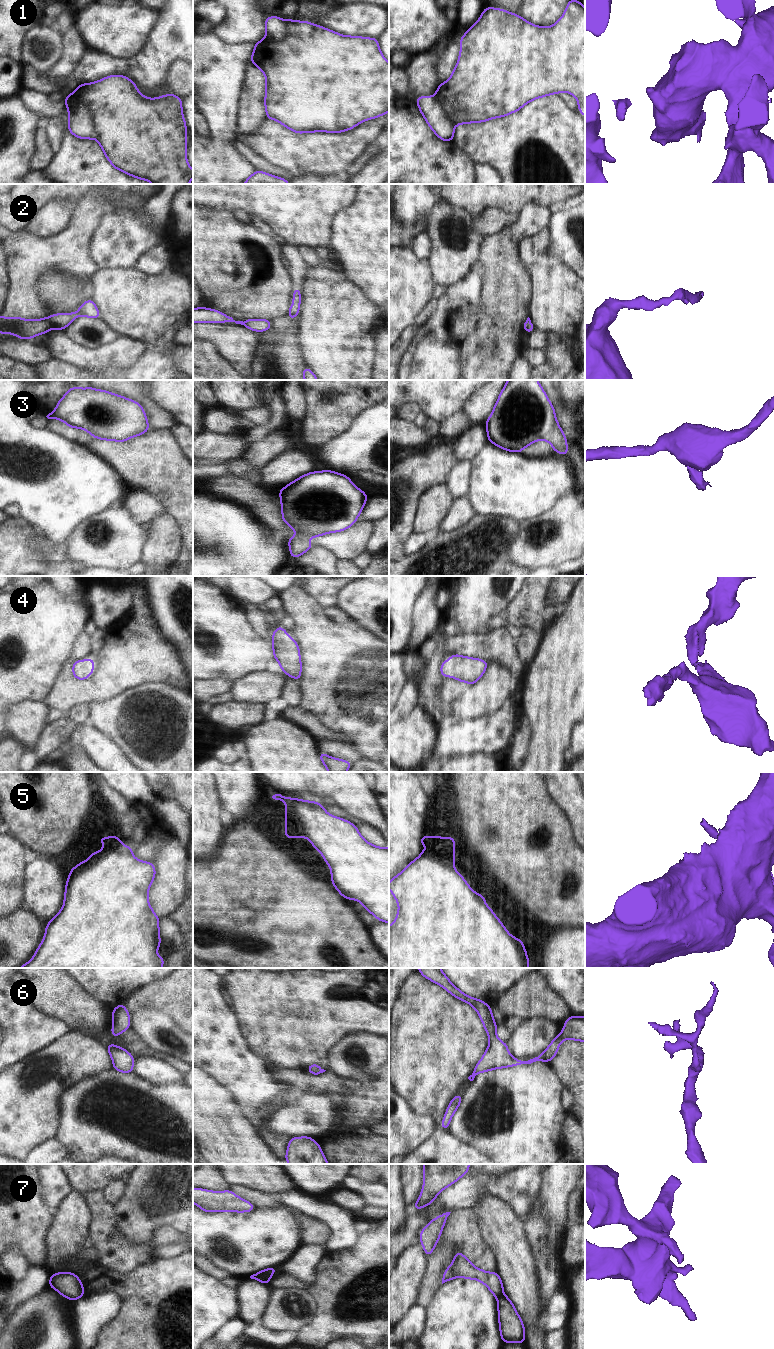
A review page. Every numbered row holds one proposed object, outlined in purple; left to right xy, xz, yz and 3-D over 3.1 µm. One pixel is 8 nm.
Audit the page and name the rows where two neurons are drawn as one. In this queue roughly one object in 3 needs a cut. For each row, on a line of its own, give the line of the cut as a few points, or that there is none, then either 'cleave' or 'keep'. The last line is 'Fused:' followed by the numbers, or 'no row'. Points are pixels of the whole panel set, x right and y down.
1: xy (71, 109), (83, 106), (88, 110), (96, 137) | cleave
2: xy (46, 318), (53, 326) | cleave
3: no cut | keep
4: no cut | keep
5: no cut | keep
6: no cut | keep
7: xz (261, 1271), (270, 1276) | cleave
Fused: 1, 2, 7

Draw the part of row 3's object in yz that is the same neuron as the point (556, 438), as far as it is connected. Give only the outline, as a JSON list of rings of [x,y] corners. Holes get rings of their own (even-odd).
[[[508,380],[485,427],[488,442],[506,451],[521,453],[525,447],[544,439],[553,446],[553,452],[568,454],[567,439],[557,422],[554,407],[537,380]]]

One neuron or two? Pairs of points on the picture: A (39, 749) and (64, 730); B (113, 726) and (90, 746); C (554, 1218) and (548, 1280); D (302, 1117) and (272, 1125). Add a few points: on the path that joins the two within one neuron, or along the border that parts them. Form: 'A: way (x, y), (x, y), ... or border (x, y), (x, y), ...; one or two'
A: way (45, 745), (58, 732); one
B: border (88, 723), (101, 731), (120, 750); two
C: way (538, 1233), (537, 1254), (542, 1264); one
D: way (295, 1119), (279, 1122); one

